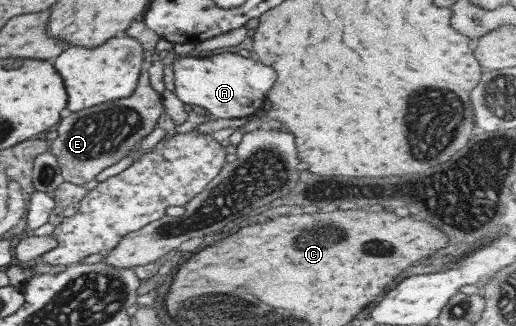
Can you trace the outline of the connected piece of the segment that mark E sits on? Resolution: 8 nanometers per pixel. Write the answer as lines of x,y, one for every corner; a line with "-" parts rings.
144,67
129,96
108,100
61,118
57,124
57,136
55,140
48,142
48,150
57,161
62,179
76,185
93,180
104,168
127,156
135,144
149,135
156,127
157,118
162,112
160,94
150,87
148,72

